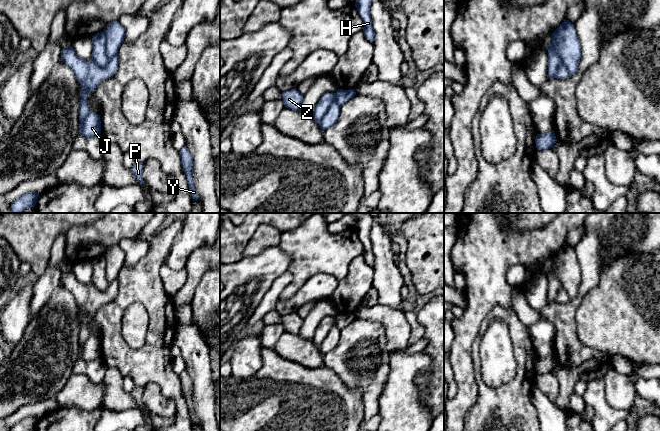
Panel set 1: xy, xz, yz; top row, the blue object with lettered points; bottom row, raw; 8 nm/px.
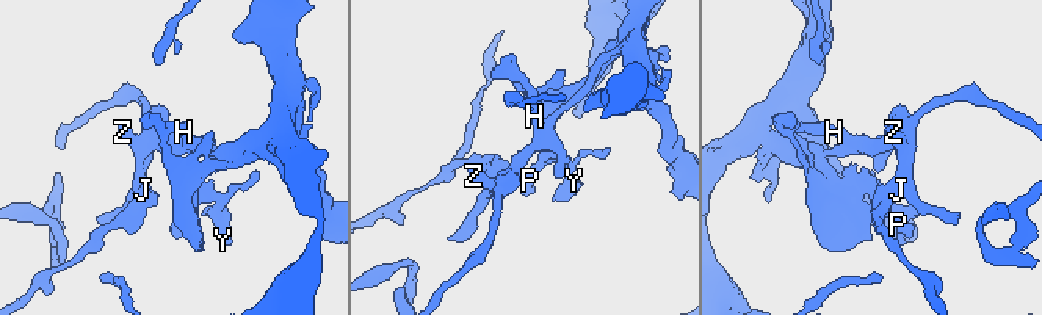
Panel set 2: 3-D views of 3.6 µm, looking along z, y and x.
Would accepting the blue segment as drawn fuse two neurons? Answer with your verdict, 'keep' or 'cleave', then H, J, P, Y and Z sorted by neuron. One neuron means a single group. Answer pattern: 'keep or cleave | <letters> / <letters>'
cleave | H P Y Z / J

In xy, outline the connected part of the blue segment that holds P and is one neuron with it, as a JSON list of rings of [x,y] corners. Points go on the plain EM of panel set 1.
[[[135,385],[132,392],[130,393],[140,409],[144,408],[142,401],[143,387]]]

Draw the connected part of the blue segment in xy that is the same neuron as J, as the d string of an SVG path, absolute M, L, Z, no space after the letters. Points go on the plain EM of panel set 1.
M92 335L85 341L80 352L80 359L84 363L93 363L95 360L101 358L101 344L100 340Z

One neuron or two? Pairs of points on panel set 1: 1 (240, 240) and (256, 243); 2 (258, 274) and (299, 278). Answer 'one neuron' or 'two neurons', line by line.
1: two neurons
2: two neurons

